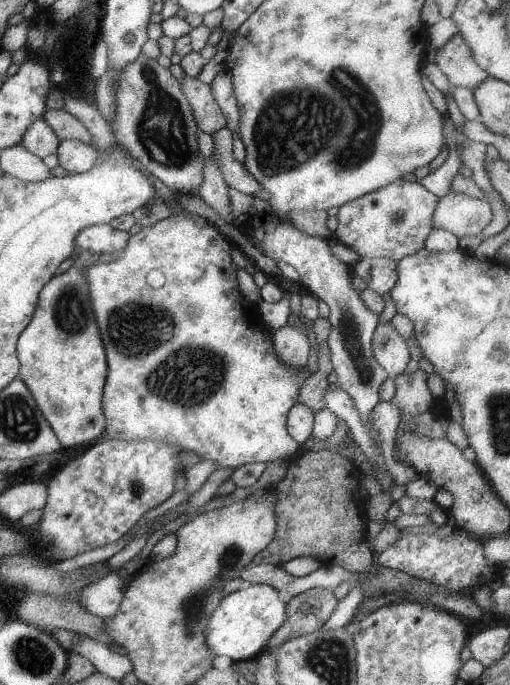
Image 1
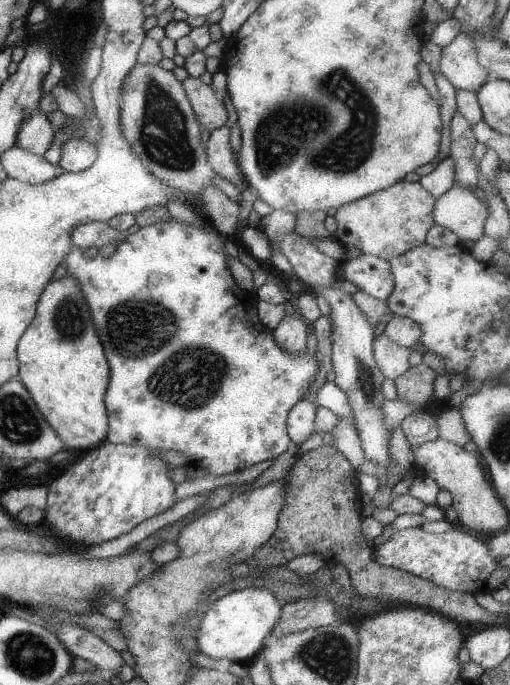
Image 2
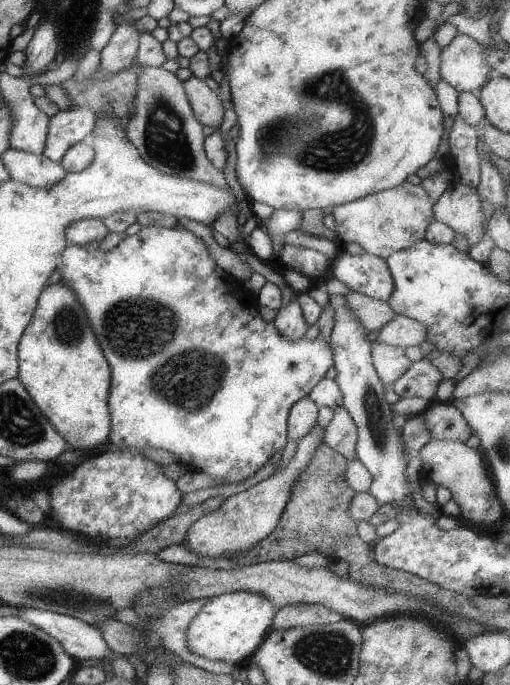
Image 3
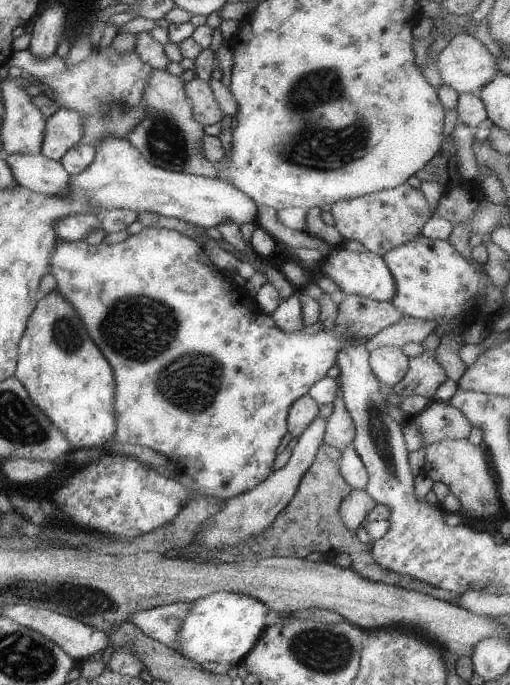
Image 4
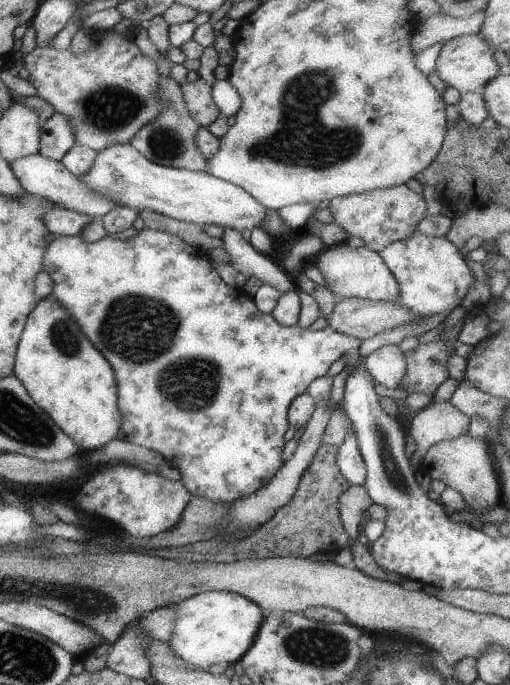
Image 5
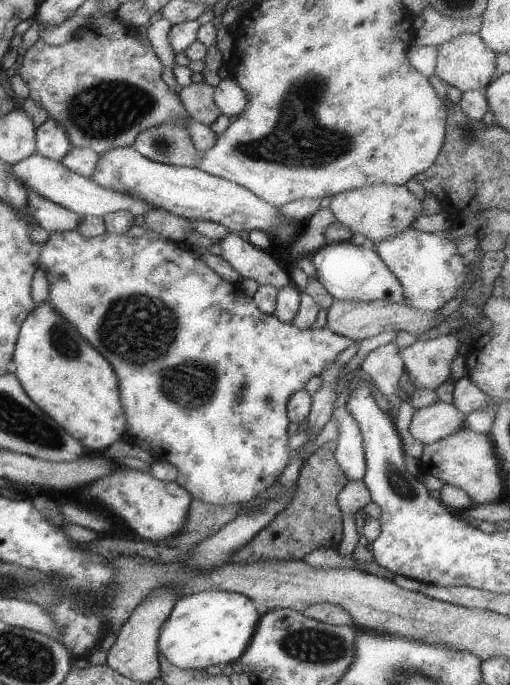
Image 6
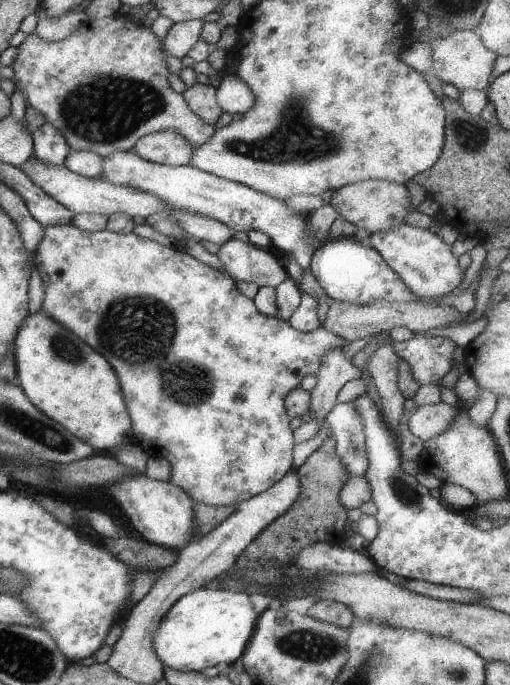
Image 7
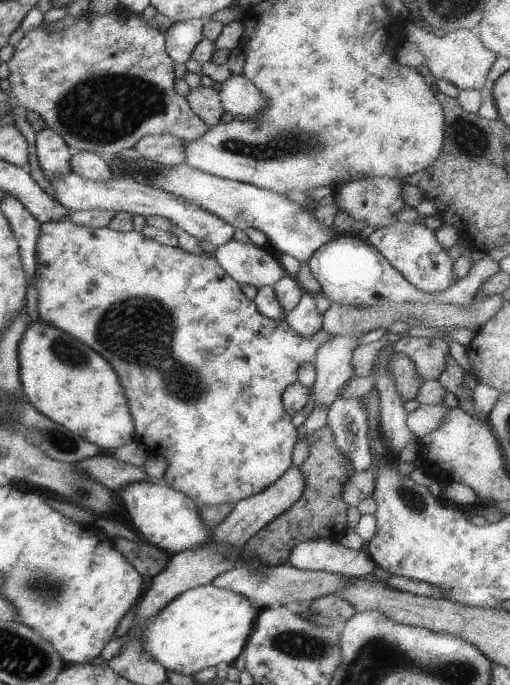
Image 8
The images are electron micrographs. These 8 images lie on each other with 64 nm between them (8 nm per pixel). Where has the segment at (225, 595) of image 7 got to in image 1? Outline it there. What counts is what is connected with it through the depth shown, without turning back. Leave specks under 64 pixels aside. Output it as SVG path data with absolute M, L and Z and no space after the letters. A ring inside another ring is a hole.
M265 583L247 584L245 589L238 590L232 594L226 595L220 600L218 608L212 612L212 616L208 618L208 626L204 628L204 640L208 650L214 656L227 656L235 663L242 661L250 661L257 659L263 655L268 648L267 641L272 634L284 625L286 621L286 604L280 601L279 591Z

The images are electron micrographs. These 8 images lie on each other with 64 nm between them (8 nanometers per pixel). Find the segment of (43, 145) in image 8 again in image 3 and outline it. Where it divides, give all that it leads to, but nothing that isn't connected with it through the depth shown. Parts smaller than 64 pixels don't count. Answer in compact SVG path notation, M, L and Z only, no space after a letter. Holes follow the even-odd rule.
M88 106L60 110L58 114L50 117L43 156L59 162L70 146L74 146L93 132L95 122L96 112Z

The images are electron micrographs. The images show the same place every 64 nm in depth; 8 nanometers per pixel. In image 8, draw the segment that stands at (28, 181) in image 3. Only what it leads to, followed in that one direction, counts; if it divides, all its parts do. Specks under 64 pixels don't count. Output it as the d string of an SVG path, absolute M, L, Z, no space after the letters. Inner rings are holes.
M68 171L63 175L56 175L53 179L50 179L49 182L52 187L52 192L54 192L55 199L70 211L89 211L94 209L99 211L114 211L115 213L128 213L132 216L142 214L145 218L152 215L158 215L162 218L166 217L168 220L171 220L176 227L180 227L183 231L191 234L195 239L198 239L199 241L208 241L216 248L226 244L226 242L232 239L234 232L236 232L236 229L231 224L228 224L228 222L222 220L219 216L213 215L211 212L197 207L194 203L188 203L184 199L169 195L167 192L161 191L160 189L155 189L144 183L139 183L132 177L124 176L119 179L112 178L105 181L93 181L81 177L74 171Z

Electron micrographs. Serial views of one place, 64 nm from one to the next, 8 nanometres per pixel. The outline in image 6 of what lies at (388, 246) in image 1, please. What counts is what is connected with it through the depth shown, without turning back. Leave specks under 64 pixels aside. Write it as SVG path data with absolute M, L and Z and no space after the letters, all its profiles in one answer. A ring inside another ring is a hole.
M374 185L332 195L329 207L339 225L353 233L361 232L372 240L375 248L380 241L410 229L412 222L422 215L423 204L406 185Z

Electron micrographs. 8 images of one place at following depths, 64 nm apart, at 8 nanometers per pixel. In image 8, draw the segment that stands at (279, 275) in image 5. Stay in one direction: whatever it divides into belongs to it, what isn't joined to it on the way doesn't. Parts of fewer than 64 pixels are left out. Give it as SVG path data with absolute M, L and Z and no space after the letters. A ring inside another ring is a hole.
M233 238L219 246L213 255L219 265L241 285L251 284L257 289L274 286L288 274L264 247L239 242Z

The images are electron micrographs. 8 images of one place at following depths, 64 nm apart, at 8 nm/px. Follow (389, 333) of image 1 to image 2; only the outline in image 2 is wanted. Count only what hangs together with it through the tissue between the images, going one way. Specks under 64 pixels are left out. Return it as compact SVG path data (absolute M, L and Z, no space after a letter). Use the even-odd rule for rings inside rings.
M383 334L373 340L373 354L380 372L393 381L410 368L410 348L398 346Z

